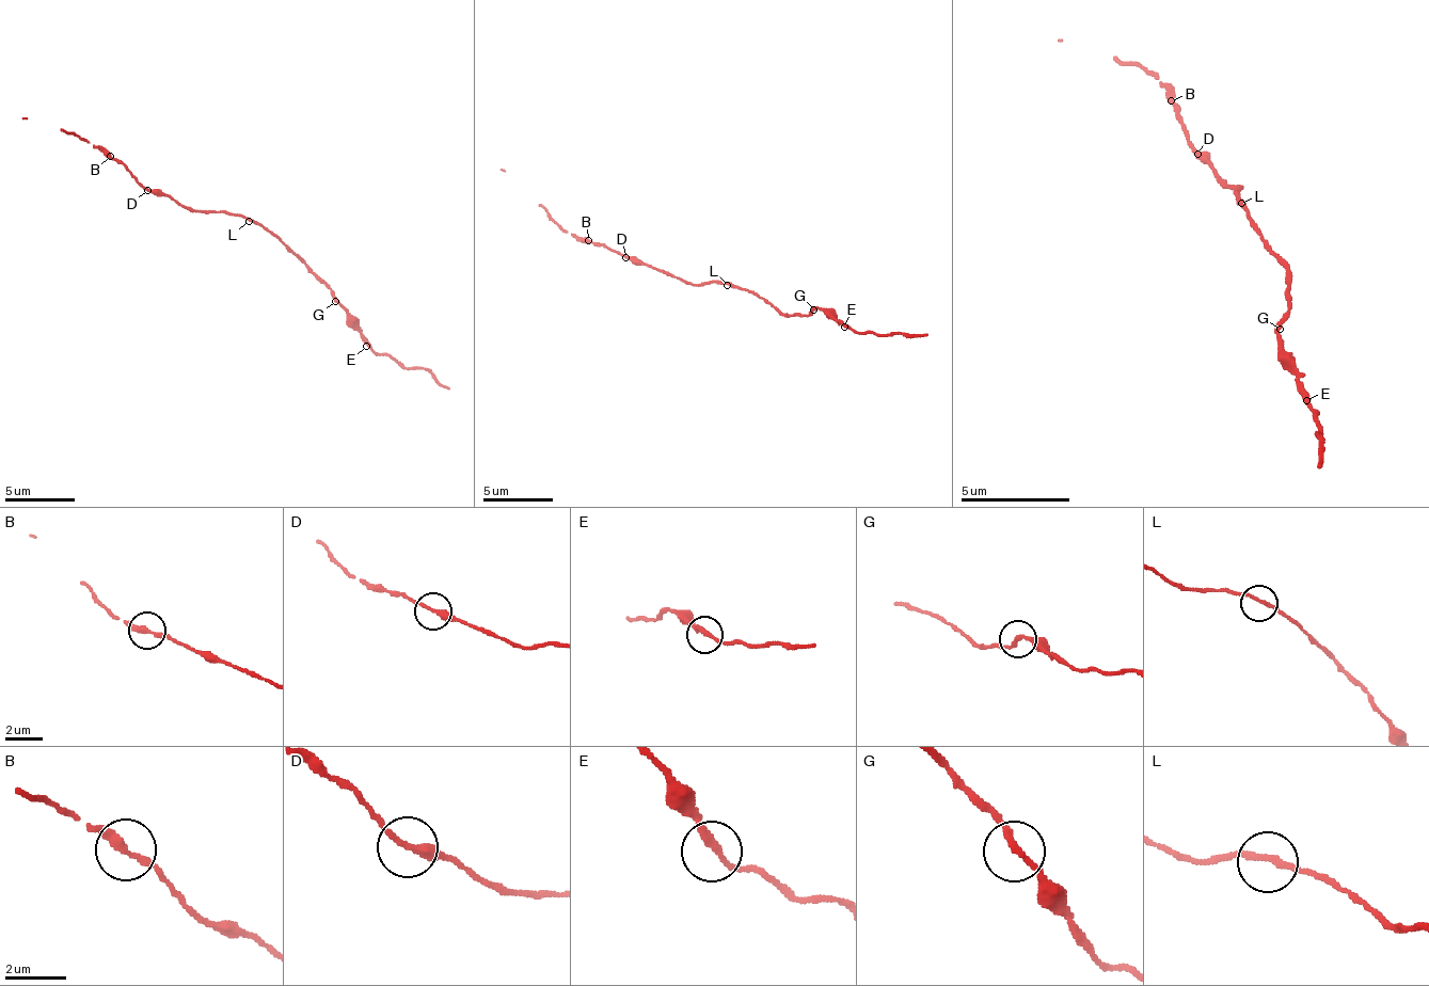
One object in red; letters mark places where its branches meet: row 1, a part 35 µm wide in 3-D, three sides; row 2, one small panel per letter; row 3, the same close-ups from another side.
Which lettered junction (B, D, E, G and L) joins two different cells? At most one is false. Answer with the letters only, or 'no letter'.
no letter

